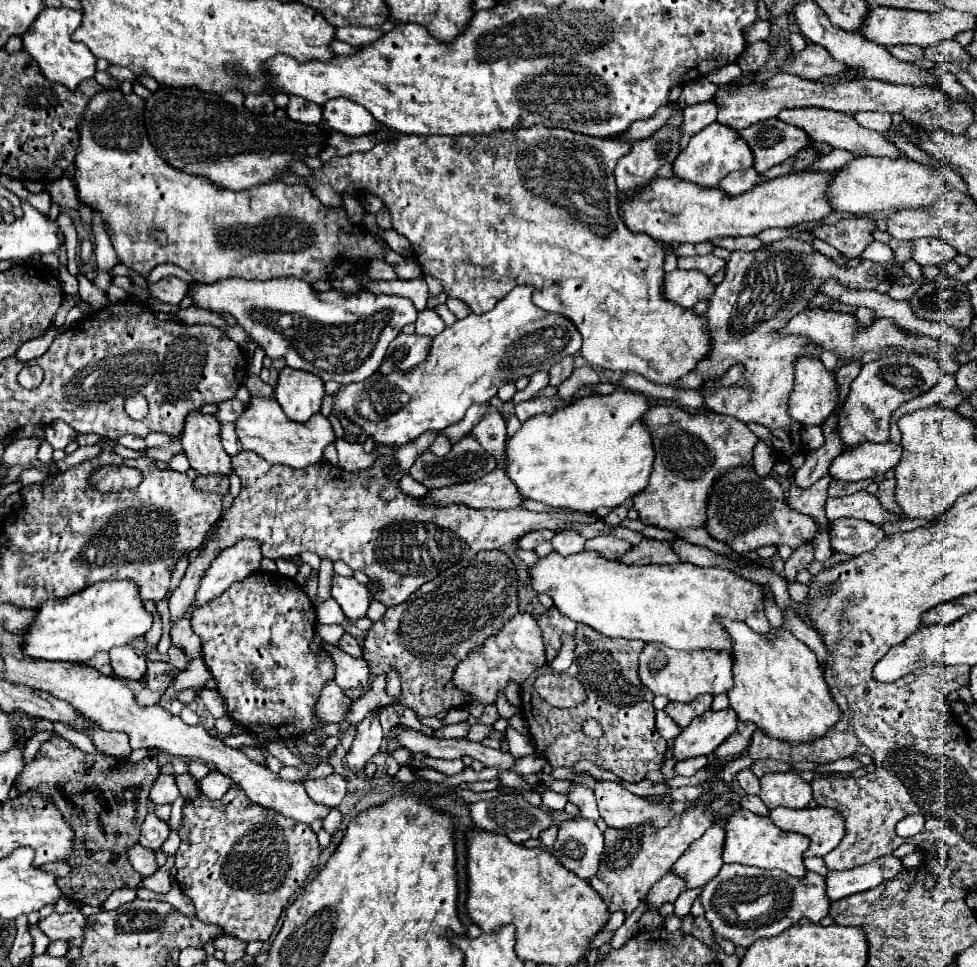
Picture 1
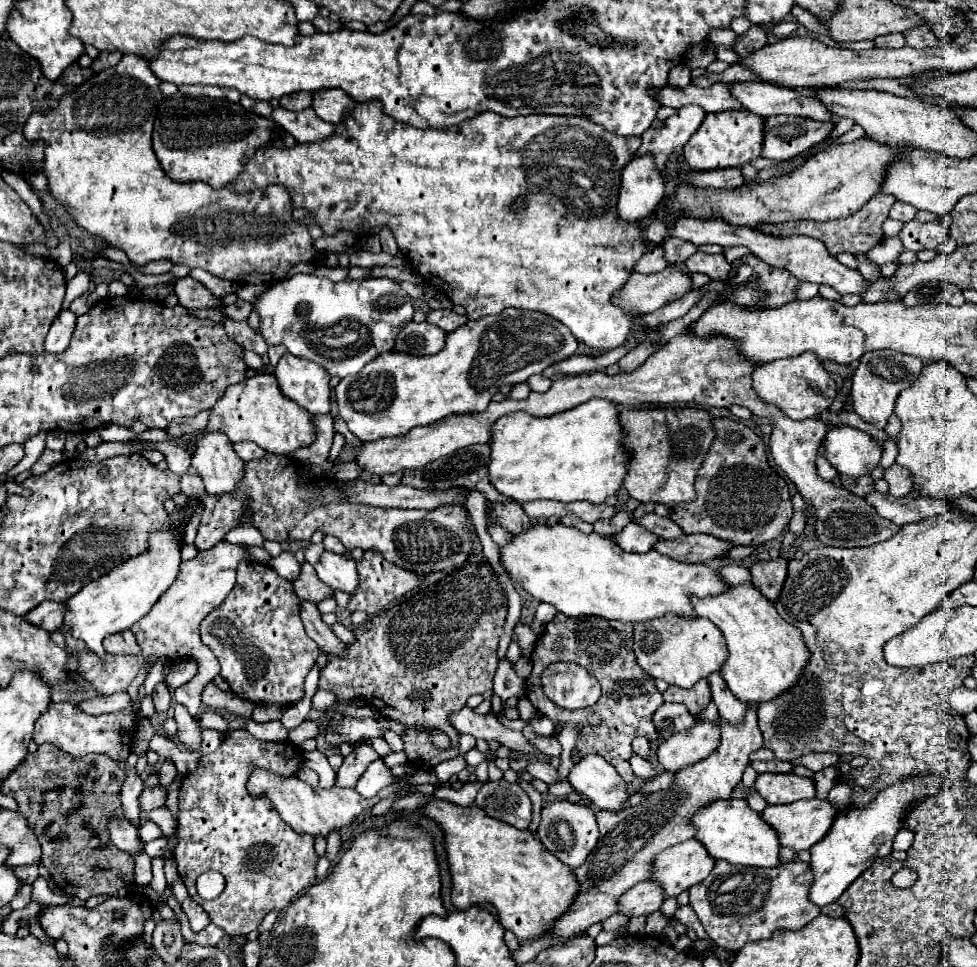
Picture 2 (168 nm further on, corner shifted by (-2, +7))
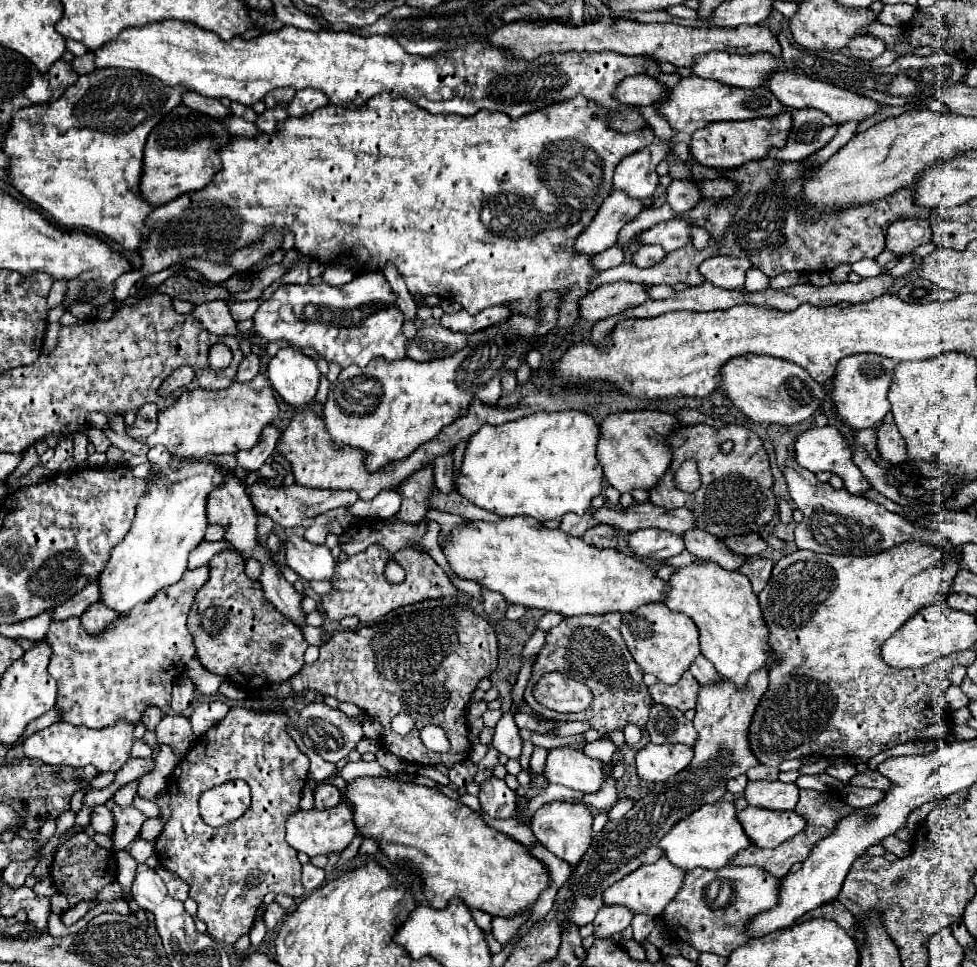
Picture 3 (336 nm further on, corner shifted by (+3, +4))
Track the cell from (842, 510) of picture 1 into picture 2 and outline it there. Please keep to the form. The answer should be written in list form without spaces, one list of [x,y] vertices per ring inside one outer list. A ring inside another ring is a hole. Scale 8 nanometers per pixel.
[[[870,492],[870,496],[866,496],[866,500],[876,508],[876,512],[888,520],[892,520],[898,526],[904,524],[914,524],[926,518],[934,518],[934,516],[942,516],[944,512],[952,512],[956,508],[950,506],[948,500],[932,500],[932,498],[890,498],[888,494],[880,494],[880,492]]]

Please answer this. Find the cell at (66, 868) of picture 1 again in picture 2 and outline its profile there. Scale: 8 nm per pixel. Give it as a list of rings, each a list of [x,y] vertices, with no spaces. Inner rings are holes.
[[[38,864],[36,866],[16,866],[12,868],[12,872],[22,884],[32,884],[38,878]]]

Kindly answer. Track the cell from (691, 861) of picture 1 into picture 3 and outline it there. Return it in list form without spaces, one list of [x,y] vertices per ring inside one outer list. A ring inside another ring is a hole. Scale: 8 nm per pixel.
[[[661,857],[659,861],[655,861],[651,865],[643,865],[643,867],[635,869],[631,875],[627,875],[621,881],[617,881],[615,885],[611,885],[603,893],[603,901],[607,905],[625,905],[635,913],[659,917],[663,913],[663,909],[667,907],[667,903],[677,895],[679,887],[683,887],[683,875],[685,875],[683,869],[675,867],[669,859]]]

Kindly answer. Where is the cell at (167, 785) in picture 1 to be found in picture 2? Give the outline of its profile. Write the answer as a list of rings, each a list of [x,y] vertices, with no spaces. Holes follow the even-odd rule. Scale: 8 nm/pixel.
[[[146,786],[144,792],[140,794],[140,808],[144,812],[164,806],[164,802],[166,802],[166,792],[160,790],[160,786]]]

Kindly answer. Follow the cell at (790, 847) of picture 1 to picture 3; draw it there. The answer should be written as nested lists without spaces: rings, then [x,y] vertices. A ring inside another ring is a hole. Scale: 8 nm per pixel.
[[[717,801],[713,805],[703,805],[699,811],[691,813],[687,819],[679,821],[661,841],[659,847],[665,851],[665,857],[679,869],[691,871],[695,867],[719,869],[729,865],[729,861],[739,855],[739,851],[749,849],[753,843],[747,839],[741,823],[737,821],[737,809],[733,803]]]

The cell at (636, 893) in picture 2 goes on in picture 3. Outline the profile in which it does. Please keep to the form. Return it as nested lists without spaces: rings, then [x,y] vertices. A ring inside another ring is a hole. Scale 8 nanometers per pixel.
[[[603,905],[593,921],[595,925],[595,937],[597,939],[605,939],[611,937],[615,933],[621,933],[625,927],[631,925],[631,919],[635,917],[635,913],[627,911],[627,907],[607,907]]]

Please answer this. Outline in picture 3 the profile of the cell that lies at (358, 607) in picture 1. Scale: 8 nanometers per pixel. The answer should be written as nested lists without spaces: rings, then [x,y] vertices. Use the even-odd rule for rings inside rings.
[[[303,537],[285,539],[287,565],[307,581],[333,581],[337,559],[325,545],[313,545]]]

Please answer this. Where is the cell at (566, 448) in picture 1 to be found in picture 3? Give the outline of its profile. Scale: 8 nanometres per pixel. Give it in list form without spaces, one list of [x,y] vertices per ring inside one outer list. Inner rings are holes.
[[[563,411],[563,413],[535,413],[503,425],[483,425],[471,435],[463,465],[457,479],[457,491],[471,499],[471,503],[493,511],[501,517],[531,515],[535,519],[561,519],[565,513],[583,515],[593,497],[603,491],[603,471],[597,461],[595,449],[601,439],[599,423],[585,411]]]

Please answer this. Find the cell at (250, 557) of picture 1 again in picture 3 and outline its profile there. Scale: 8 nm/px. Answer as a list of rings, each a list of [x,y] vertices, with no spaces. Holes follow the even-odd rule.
[[[209,565],[189,569],[179,583],[161,589],[149,603],[137,605],[129,617],[119,617],[115,621],[115,627],[111,625],[111,629],[99,637],[85,633],[79,619],[51,623],[45,641],[53,649],[49,673],[57,681],[57,707],[63,709],[61,721],[101,729],[101,727],[109,727],[119,717],[137,723],[149,705],[157,705],[163,713],[171,711],[173,679],[179,677],[185,671],[187,661],[195,657],[193,637],[187,629],[187,615],[191,603],[195,603],[195,595],[199,587],[207,583],[207,573],[209,573]]]

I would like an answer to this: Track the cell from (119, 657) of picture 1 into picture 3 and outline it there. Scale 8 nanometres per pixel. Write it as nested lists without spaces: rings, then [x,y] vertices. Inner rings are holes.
[[[93,603],[93,605],[81,615],[83,629],[85,629],[89,635],[99,635],[99,633],[107,631],[107,629],[115,623],[115,619],[117,619],[115,611],[107,609],[103,603]]]

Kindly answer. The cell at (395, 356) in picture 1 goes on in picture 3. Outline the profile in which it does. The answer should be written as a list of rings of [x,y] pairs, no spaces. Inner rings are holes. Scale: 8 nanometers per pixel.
[[[431,325],[417,329],[417,335],[411,341],[407,341],[405,351],[409,359],[427,361],[453,355],[459,351],[459,347],[465,347],[465,343],[467,337],[463,333],[451,333],[441,325]]]

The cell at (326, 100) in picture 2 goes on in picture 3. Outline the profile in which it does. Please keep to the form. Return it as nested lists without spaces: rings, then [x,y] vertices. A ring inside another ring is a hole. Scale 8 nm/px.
[[[311,89],[297,91],[295,99],[289,103],[289,115],[303,117],[303,115],[309,115],[311,111],[327,107],[327,105],[329,105],[329,99],[321,91],[311,91]]]

